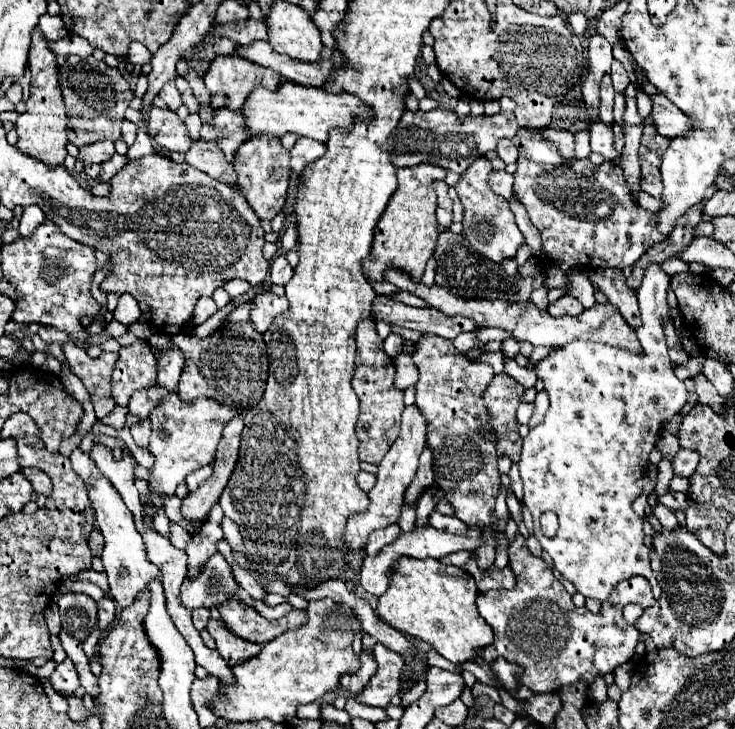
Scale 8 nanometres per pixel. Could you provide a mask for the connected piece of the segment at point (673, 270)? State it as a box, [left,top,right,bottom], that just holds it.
[661,258,689,276]

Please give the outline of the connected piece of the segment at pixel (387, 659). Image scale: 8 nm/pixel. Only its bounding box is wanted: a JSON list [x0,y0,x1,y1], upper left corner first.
[355,642,403,708]

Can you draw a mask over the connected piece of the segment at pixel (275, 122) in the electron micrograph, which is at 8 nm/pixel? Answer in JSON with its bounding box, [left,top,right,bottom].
[241,82,373,142]

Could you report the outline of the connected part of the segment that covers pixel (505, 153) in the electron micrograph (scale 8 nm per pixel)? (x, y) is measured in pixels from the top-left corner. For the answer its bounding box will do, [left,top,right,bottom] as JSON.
[497,140,517,164]

